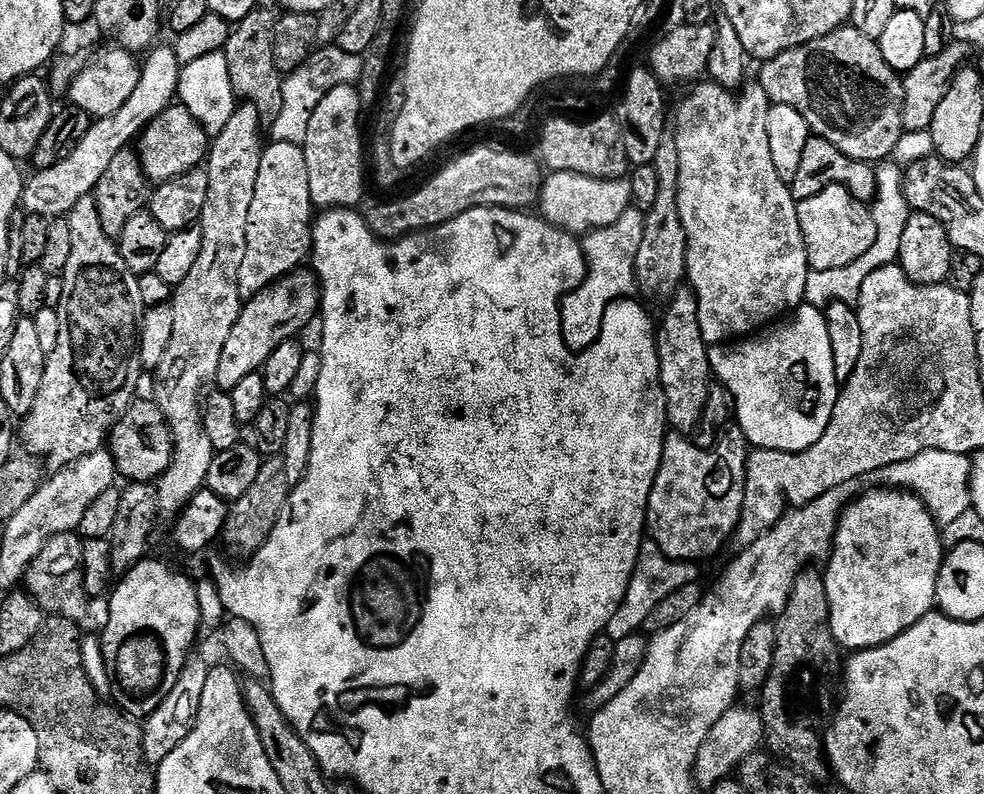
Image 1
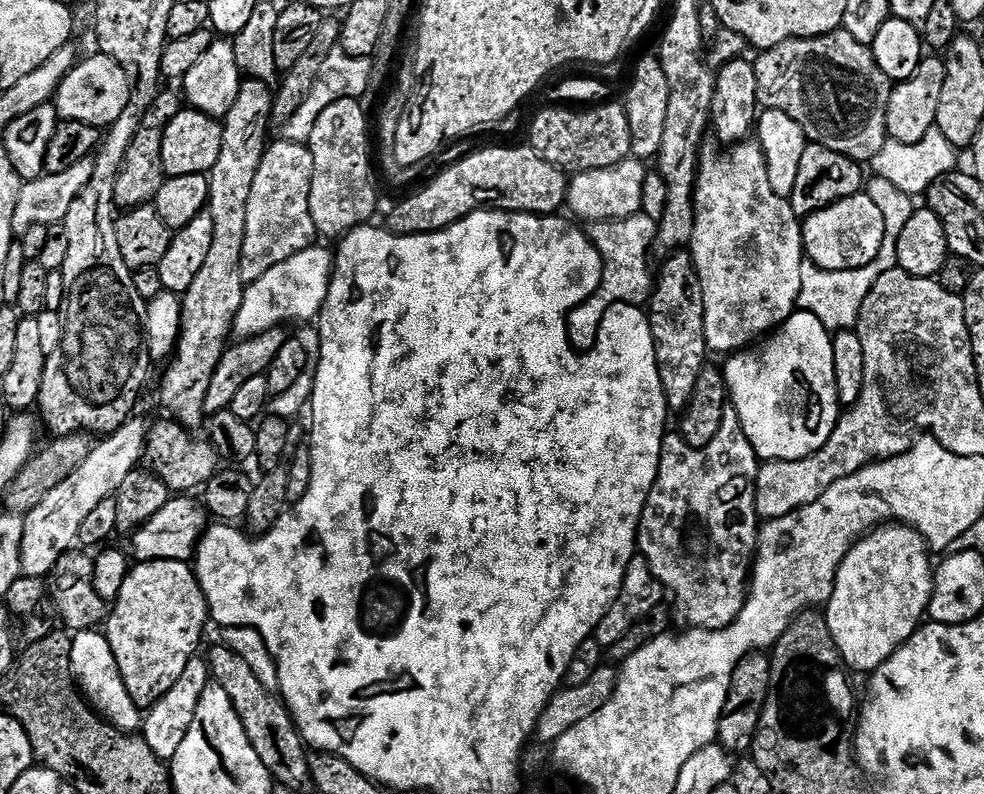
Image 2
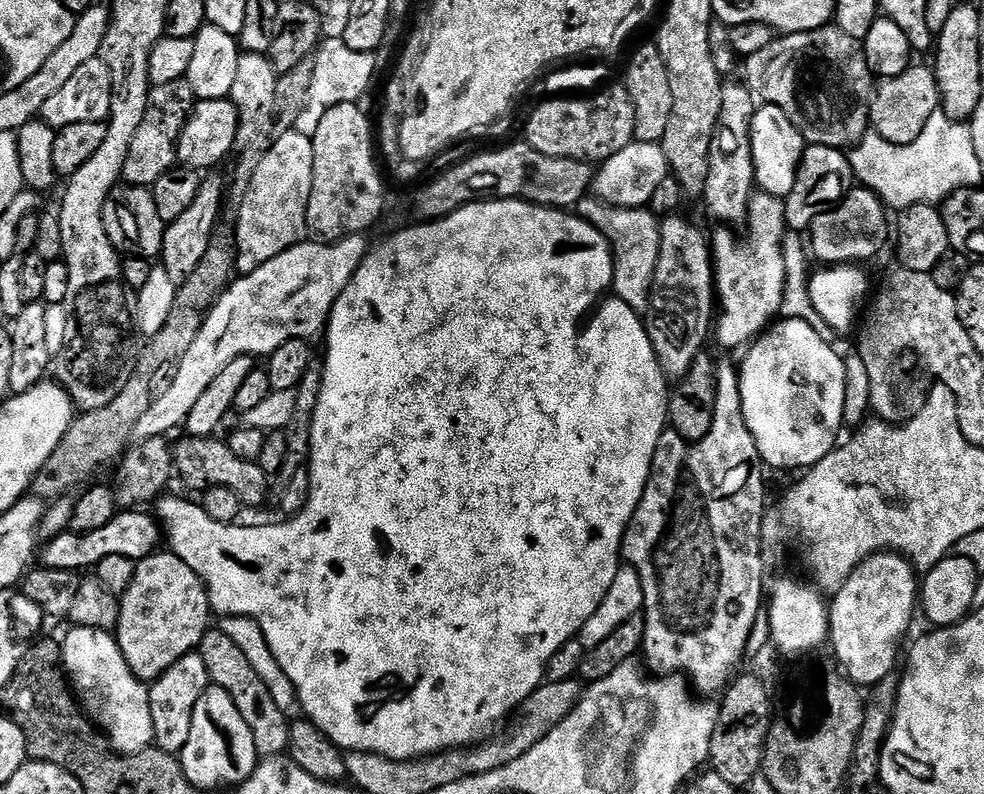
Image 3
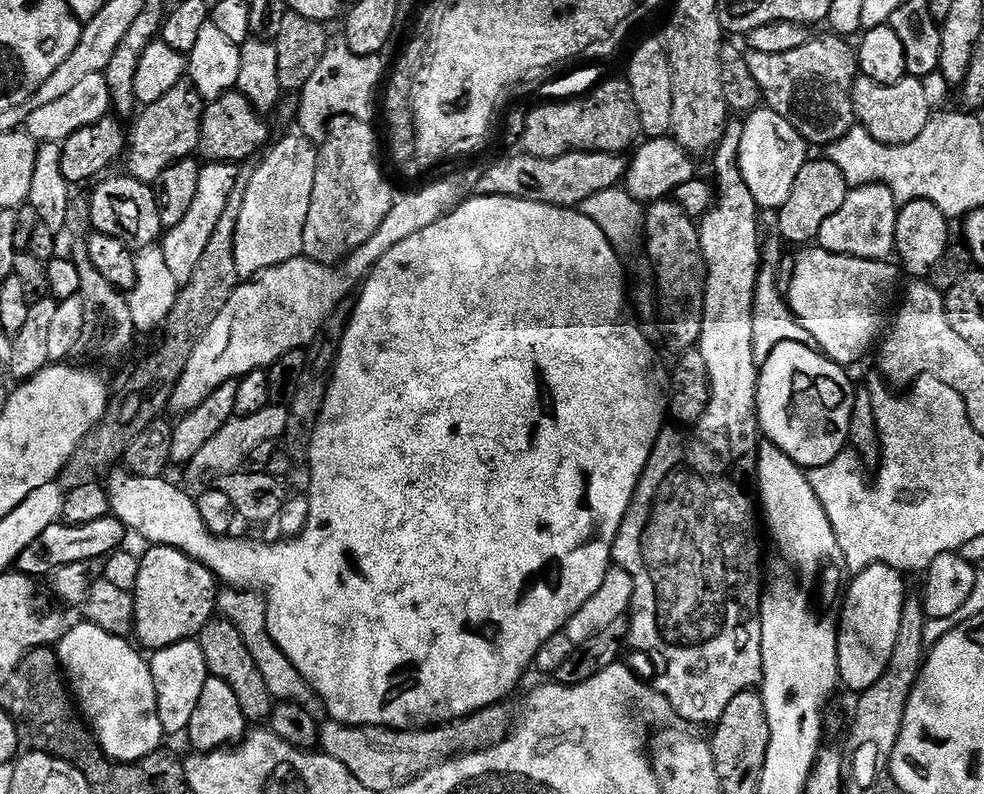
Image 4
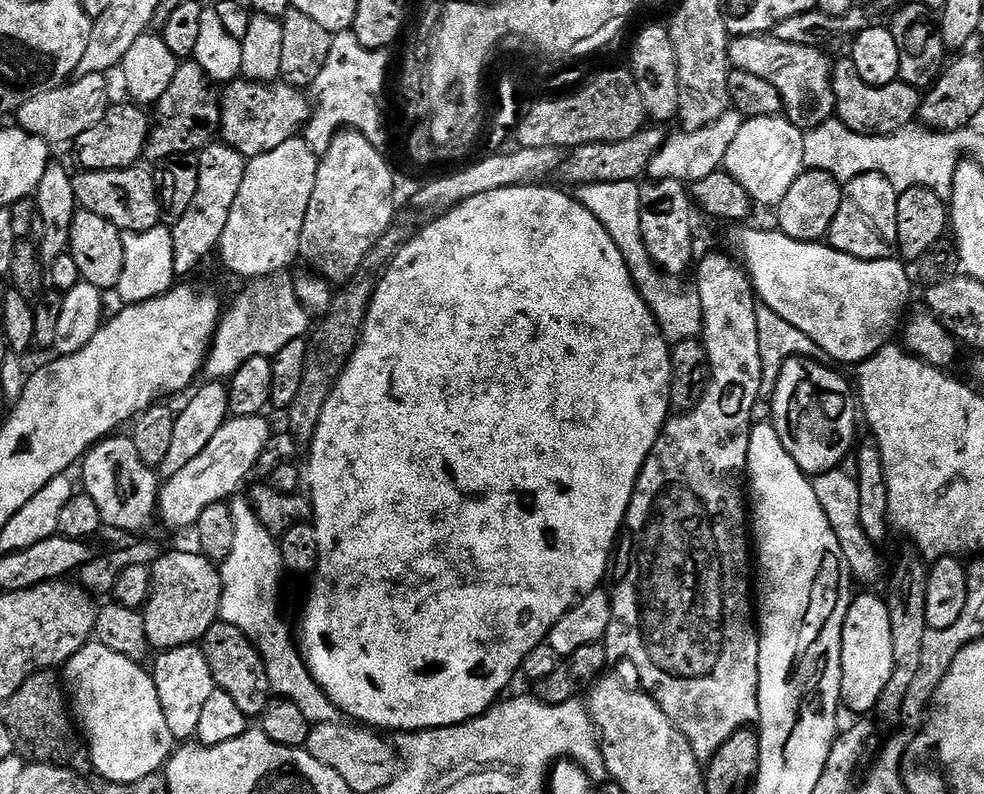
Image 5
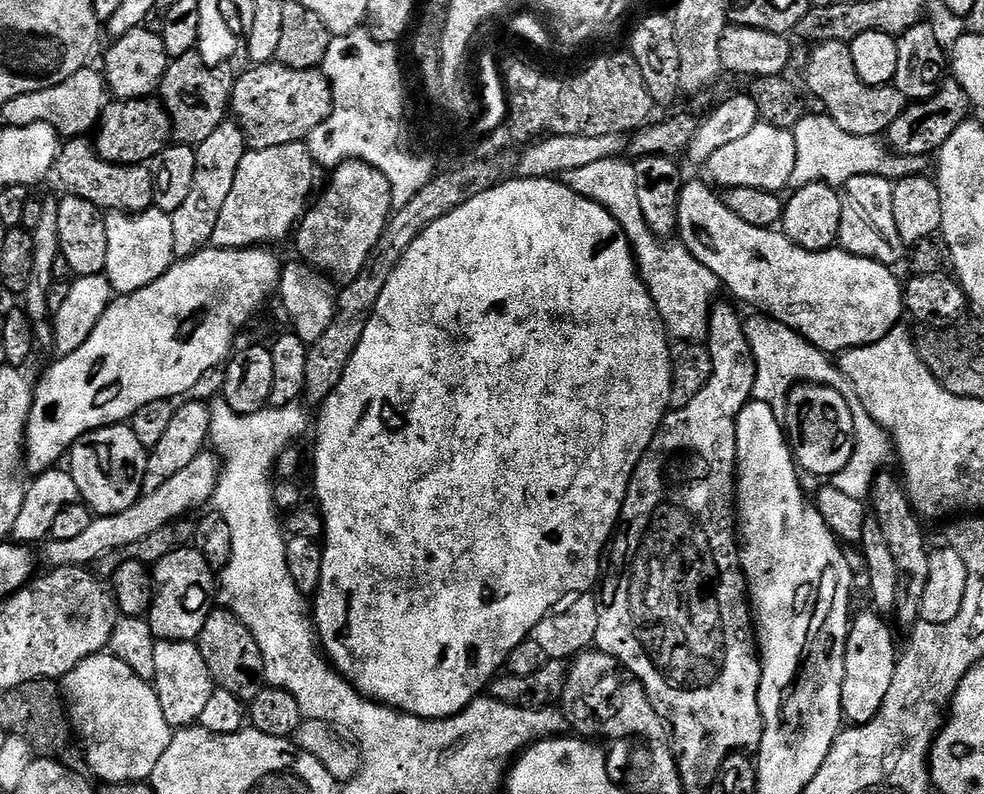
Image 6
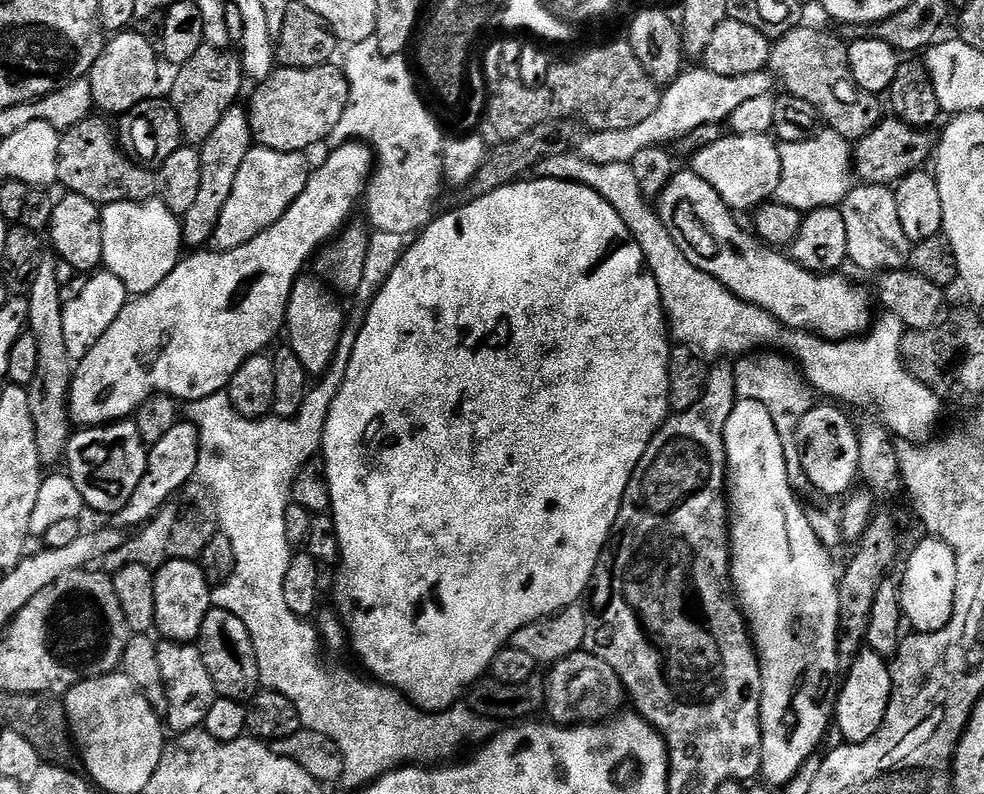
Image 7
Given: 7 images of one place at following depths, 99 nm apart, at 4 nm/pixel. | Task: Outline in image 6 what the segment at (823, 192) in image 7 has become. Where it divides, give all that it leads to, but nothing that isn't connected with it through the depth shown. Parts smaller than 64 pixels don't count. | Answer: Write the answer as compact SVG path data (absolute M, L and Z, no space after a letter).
M804 114L794 129L796 161L792 184L796 188L805 188L821 182L842 186L855 176L884 176L895 182L903 180L905 176L914 176L925 171L925 161L921 157L890 154L889 149L879 139L846 134L846 130L839 128L827 114L819 115Z

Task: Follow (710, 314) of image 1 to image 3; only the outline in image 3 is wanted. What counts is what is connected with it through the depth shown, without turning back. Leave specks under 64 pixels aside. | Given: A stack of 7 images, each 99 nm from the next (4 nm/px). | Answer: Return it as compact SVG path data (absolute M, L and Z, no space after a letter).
M757 191L748 207L747 228L748 233L741 240L732 230L720 230L720 233L716 237L713 235L710 240L714 292L718 297L714 340L716 336L717 342L724 348L743 349L751 345L777 319L775 316L786 302L787 278L786 264L783 261L783 238L789 227L784 213L784 200L779 196Z

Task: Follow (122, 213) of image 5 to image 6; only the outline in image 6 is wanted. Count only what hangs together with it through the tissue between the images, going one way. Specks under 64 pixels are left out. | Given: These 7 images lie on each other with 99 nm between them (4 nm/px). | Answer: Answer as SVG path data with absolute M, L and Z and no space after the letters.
M72 138L61 147L56 157L55 175L60 175L64 192L90 202L105 213L139 214L153 207L152 172L138 164L110 164L96 155L87 139Z

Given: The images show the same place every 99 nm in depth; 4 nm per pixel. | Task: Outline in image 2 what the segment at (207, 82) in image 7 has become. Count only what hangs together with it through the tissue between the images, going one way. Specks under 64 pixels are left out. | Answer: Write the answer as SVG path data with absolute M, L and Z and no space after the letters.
M165 90L157 91L150 110L146 110L146 114L140 119L138 134L134 134L134 142L130 142L130 146L126 149L126 156L122 158L122 166L118 170L118 178L114 182L114 205L117 209L131 210L151 205L156 199L158 190L162 190L162 186L164 185L166 179L164 163L162 162L162 138L164 137L164 128L180 113L182 107L182 96L179 91L176 91L177 93L164 91Z

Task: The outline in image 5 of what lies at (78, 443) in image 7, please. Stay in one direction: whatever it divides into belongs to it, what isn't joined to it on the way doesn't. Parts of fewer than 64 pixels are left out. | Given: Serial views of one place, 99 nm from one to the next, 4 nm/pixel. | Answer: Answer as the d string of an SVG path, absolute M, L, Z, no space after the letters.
M113 434L92 445L82 457L84 464L83 491L98 505L98 514L105 525L124 530L144 528L158 512L158 497L162 487L157 473L134 450L127 435Z

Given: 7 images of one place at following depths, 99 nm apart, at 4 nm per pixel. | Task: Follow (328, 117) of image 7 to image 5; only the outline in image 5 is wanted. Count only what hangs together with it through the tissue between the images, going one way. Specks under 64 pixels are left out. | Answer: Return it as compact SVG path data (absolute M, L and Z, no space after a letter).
M237 78L227 85L228 88L220 96L220 120L218 132L223 143L228 144L234 150L238 150L245 158L261 156L270 150L278 150L282 142L293 139L296 132L305 127L310 116L310 104L304 97L305 93L301 89L294 88L290 84L283 82L273 82L271 84L257 84L254 80Z

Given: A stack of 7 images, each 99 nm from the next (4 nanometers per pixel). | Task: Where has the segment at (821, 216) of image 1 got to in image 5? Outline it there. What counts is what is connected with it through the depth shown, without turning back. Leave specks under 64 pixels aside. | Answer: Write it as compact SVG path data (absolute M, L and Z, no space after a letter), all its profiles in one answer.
M867 172L866 174L856 176L852 180L847 181L847 183L843 185L842 191L844 193L844 197L838 206L838 212L834 214L834 218L832 219L832 225L830 226L830 230L826 237L827 243L831 245L831 247L837 248L840 252L845 252L851 256L857 256L863 260L889 259L889 257L893 255L896 243L898 242L898 193L896 187L894 187L893 184L891 184L882 174L878 174L877 172Z

